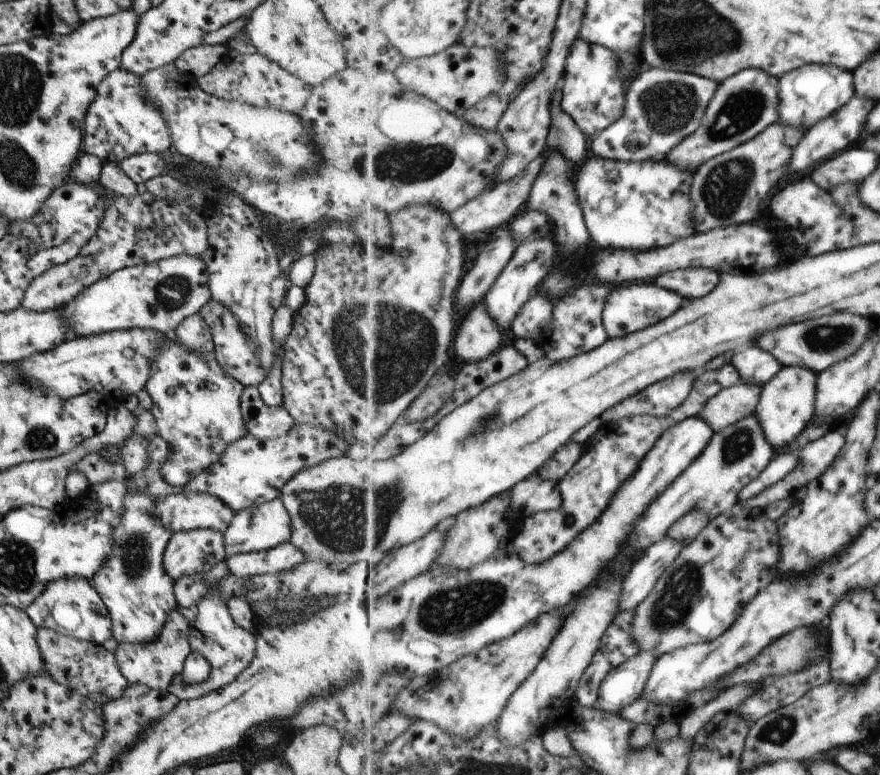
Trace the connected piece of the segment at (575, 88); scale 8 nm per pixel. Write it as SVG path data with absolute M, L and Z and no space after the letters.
M577 38L571 45L566 62L562 78L565 84L562 109L573 116L573 120L585 134L601 134L623 116L627 86L633 77L629 77L629 81L619 78L620 57L609 48L601 44L591 44L583 38Z

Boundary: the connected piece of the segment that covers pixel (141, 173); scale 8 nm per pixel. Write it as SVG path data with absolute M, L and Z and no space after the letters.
M137 153L116 163L135 184L160 175L165 168L165 162L159 153Z

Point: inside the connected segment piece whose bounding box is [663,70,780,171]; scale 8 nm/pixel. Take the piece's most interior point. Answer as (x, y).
(746, 104)

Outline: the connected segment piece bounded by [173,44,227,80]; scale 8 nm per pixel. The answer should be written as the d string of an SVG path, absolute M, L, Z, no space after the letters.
M203 45L191 47L177 57L173 64L183 75L197 80L200 76L208 73L212 66L219 62L221 55L227 51L227 46L223 45Z

